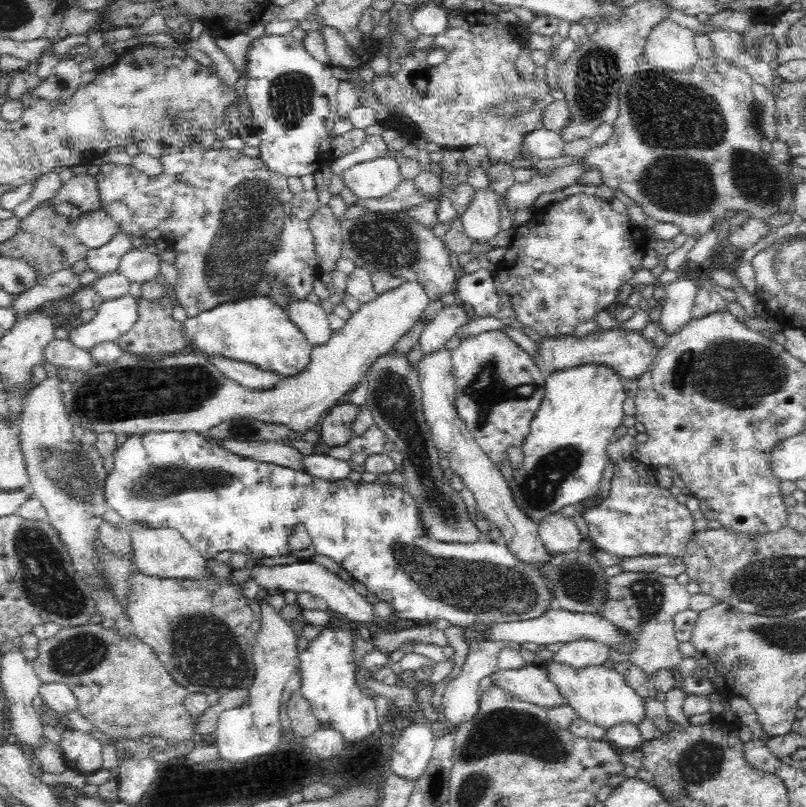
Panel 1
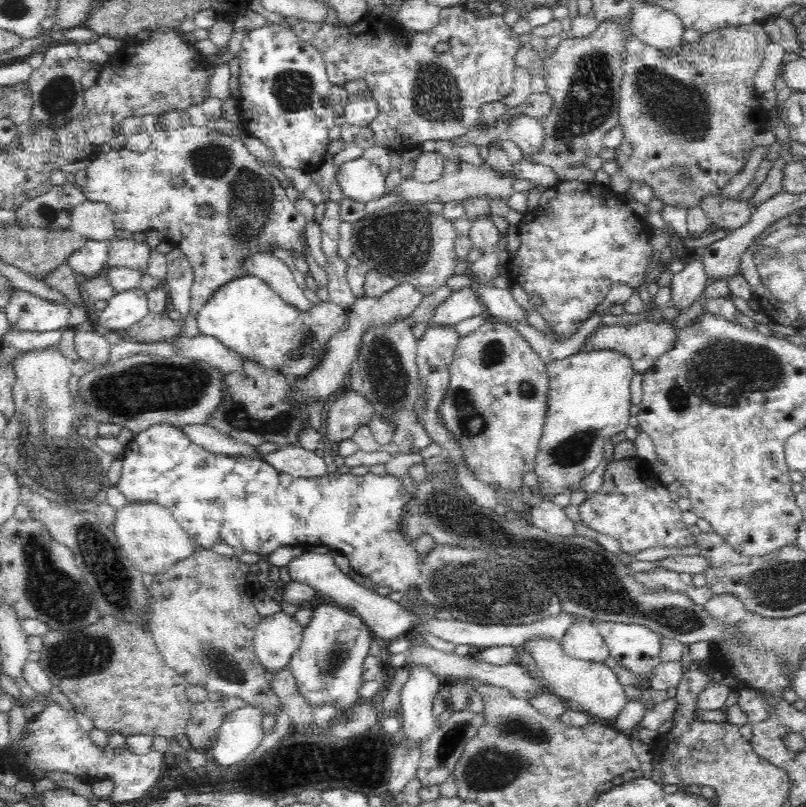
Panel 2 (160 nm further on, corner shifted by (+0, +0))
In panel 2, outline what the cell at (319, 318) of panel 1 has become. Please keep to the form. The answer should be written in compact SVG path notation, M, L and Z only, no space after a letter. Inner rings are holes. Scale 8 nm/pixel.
M274 255L250 256L244 267L248 269L248 274L263 280L286 304L300 310L302 315L310 314L314 308L315 303L306 298L294 281L292 270Z

